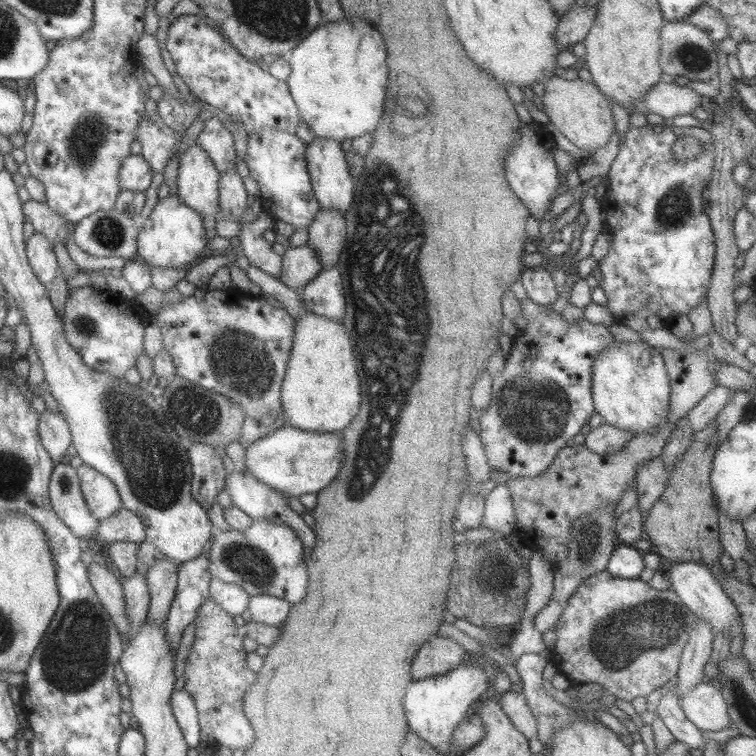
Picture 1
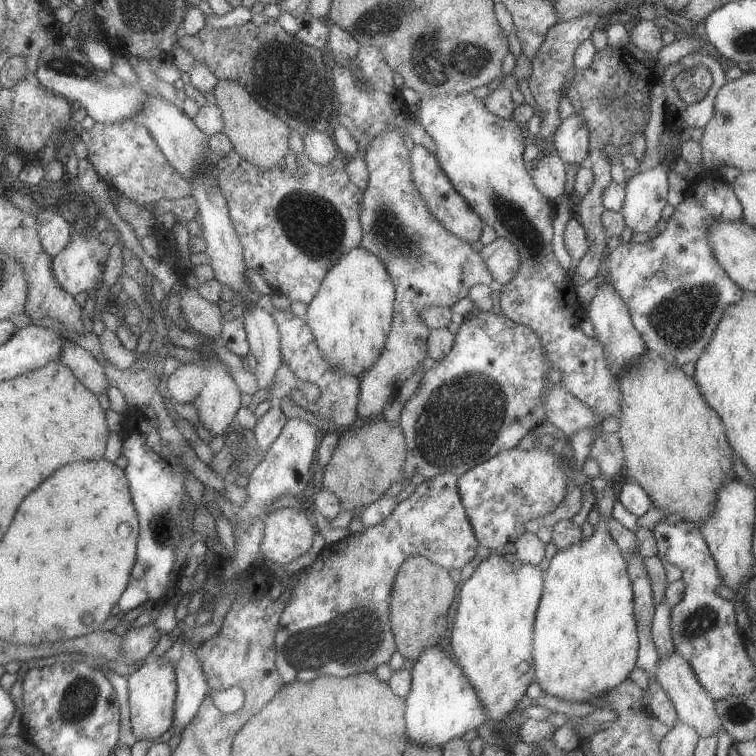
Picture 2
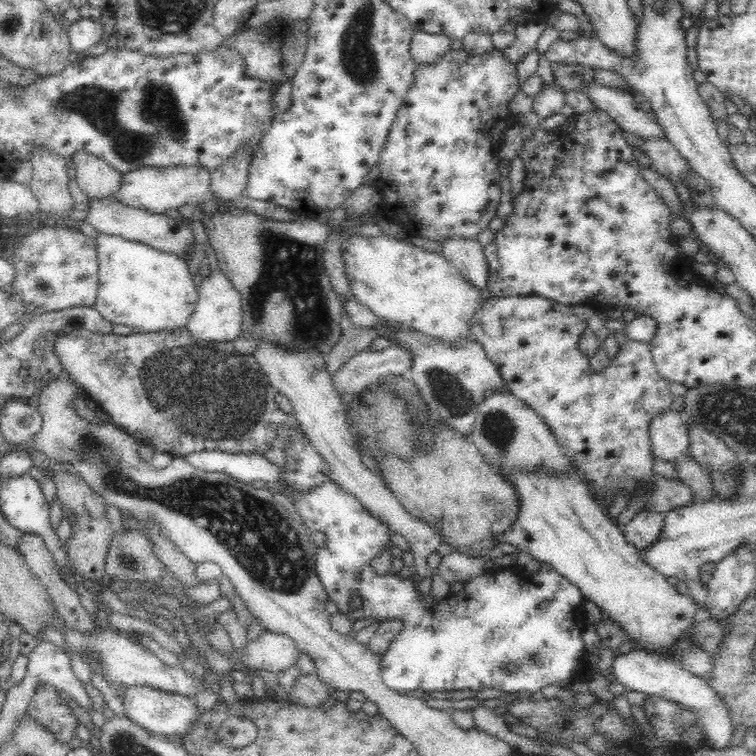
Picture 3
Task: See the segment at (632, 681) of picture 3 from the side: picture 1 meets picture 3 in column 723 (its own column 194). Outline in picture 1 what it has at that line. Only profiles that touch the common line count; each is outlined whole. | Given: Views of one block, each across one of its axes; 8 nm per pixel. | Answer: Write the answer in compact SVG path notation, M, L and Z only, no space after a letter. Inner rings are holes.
M183 689L173 692L169 701L173 717L183 733L188 748L195 749L199 738L199 719L197 718L197 709L191 696Z

